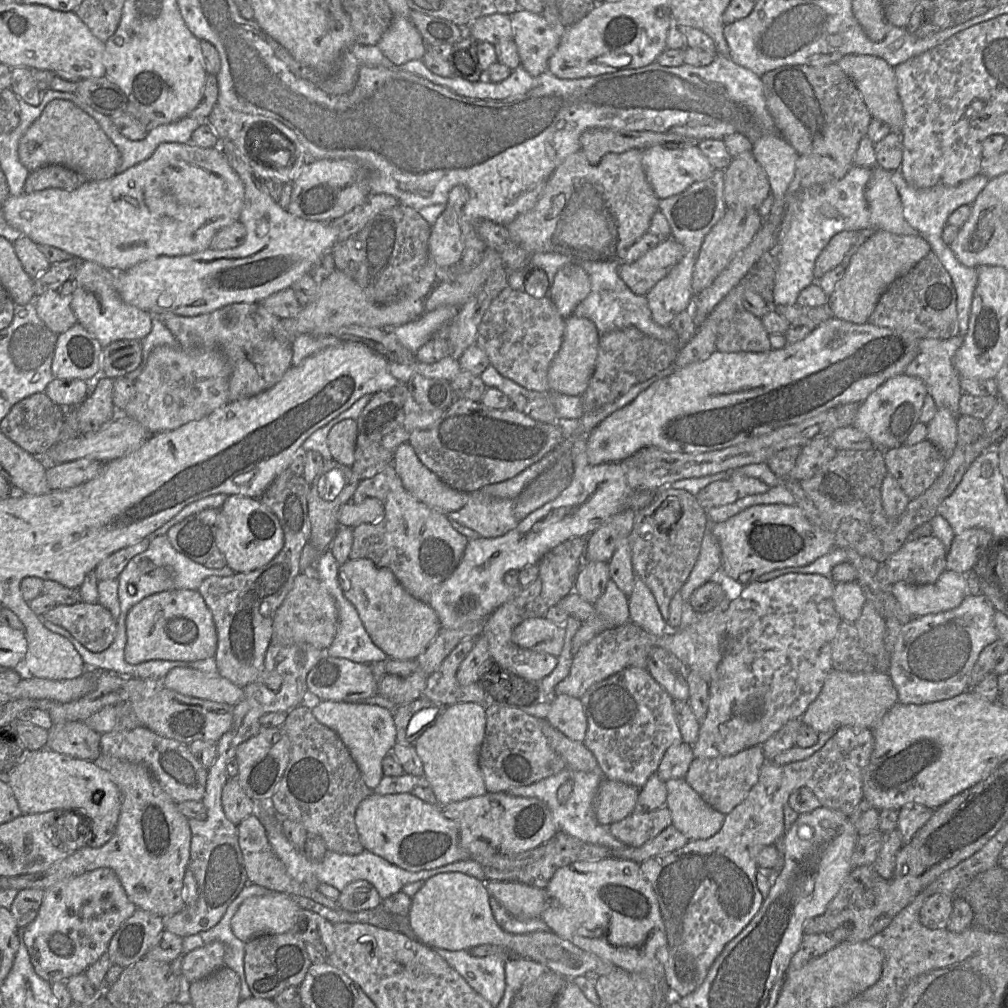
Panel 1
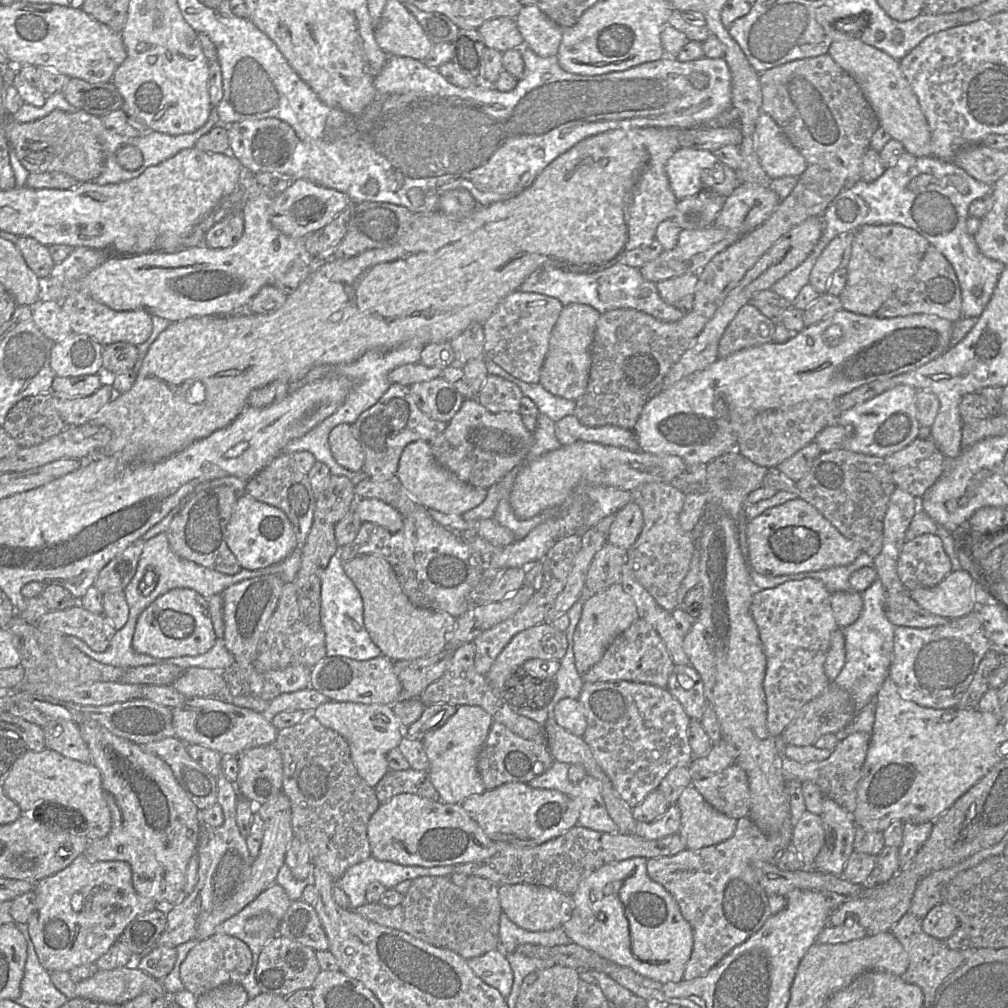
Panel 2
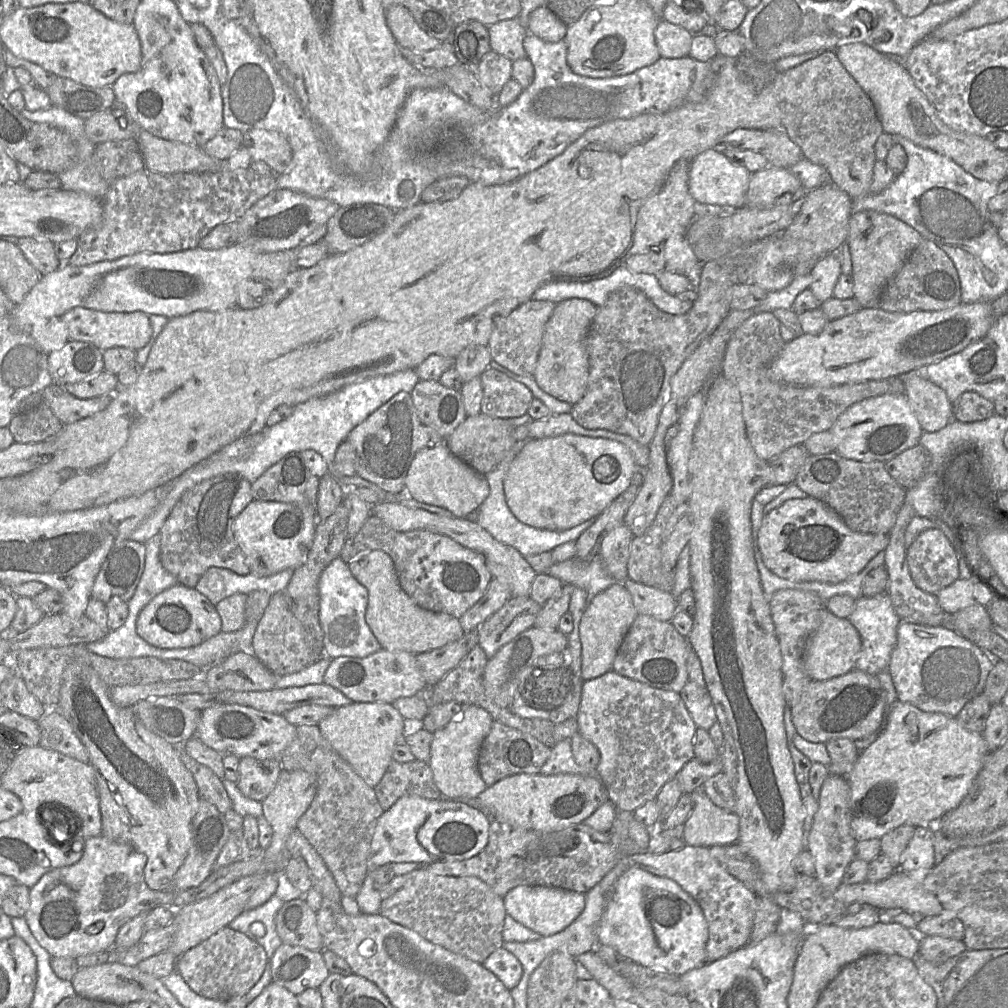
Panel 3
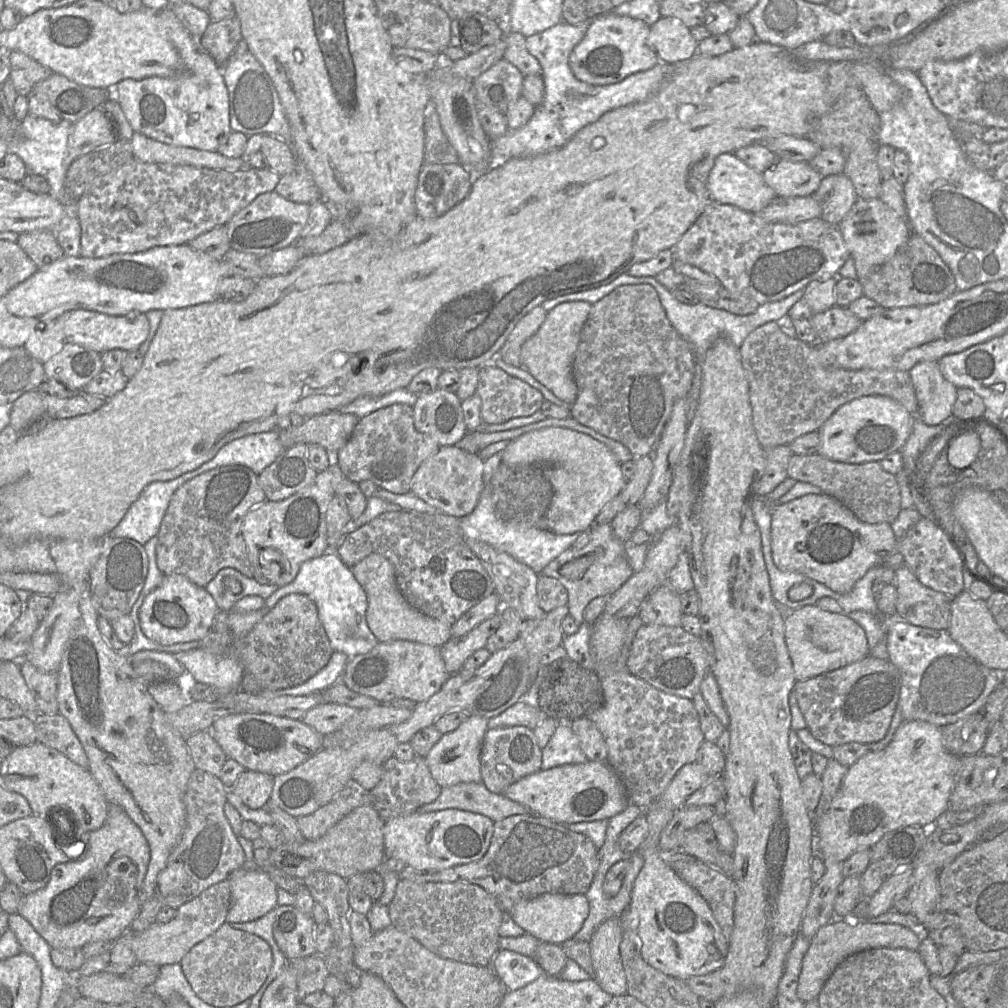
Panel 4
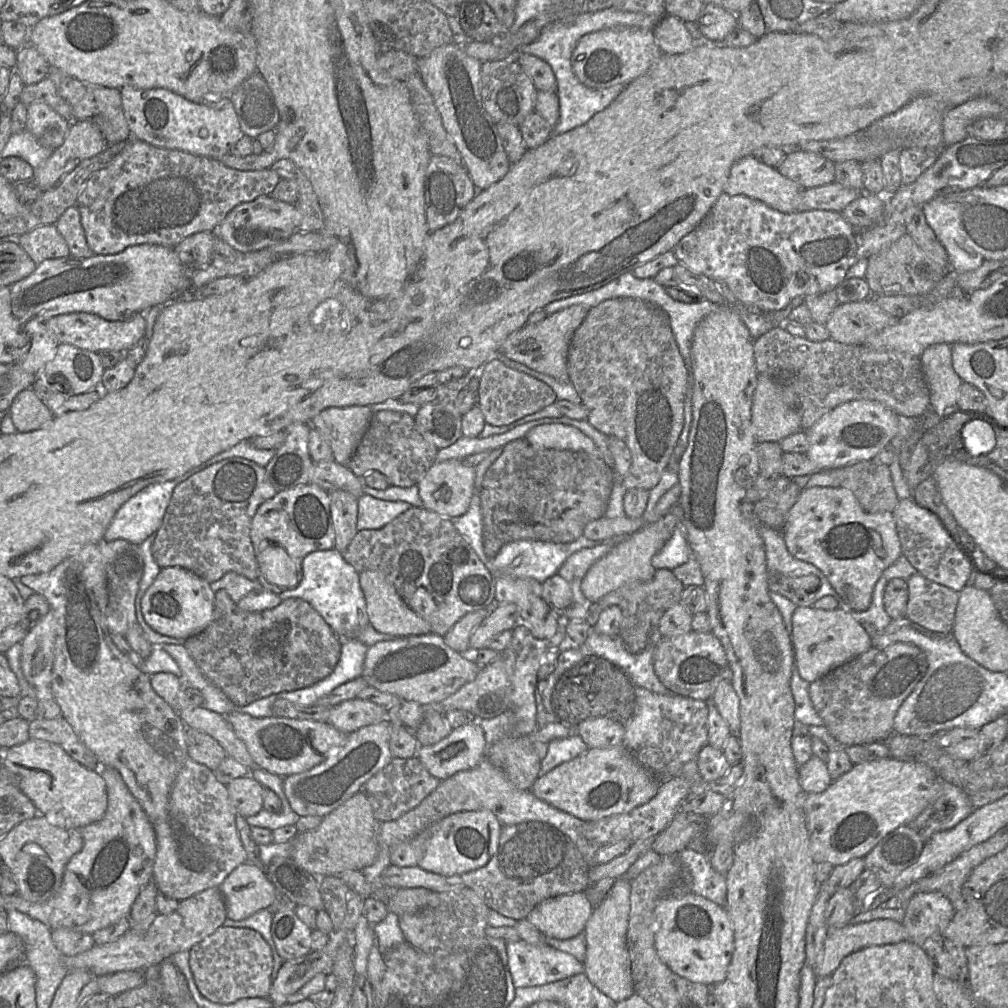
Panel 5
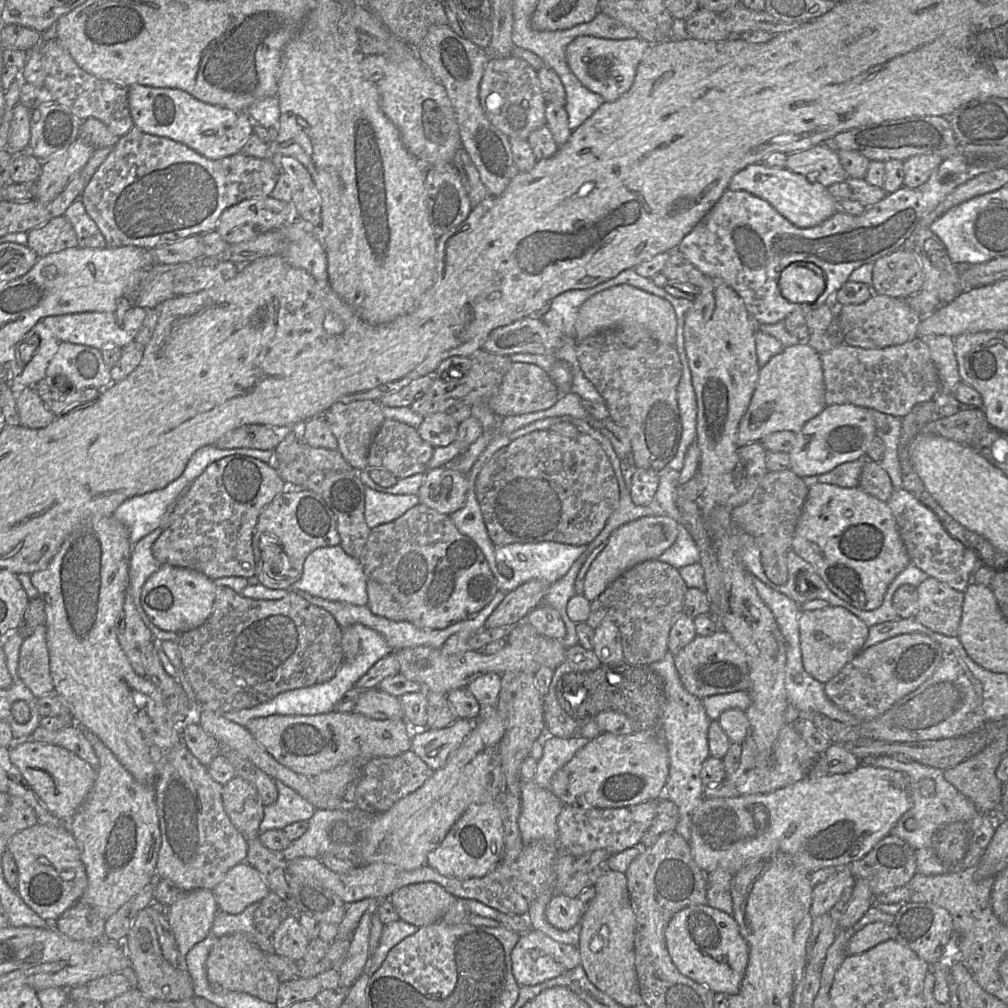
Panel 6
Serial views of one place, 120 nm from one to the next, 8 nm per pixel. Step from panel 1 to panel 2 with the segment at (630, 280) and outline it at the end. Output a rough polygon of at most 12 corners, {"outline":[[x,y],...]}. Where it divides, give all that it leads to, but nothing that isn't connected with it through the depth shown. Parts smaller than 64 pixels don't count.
{"outline":[[714,223],[681,230],[677,244],[639,268],[659,282],[698,273],[740,239]]}

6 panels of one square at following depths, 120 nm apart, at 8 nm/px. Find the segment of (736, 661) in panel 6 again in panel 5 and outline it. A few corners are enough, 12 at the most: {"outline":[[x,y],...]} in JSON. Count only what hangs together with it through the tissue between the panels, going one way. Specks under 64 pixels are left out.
{"outline":[[710,632],[660,638],[656,675],[670,693],[710,700],[731,678]]}

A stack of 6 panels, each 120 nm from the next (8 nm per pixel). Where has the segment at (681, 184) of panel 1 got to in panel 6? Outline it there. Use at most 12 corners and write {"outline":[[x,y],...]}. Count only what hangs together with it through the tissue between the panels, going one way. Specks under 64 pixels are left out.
{"outline":[[748,165],[728,189],[766,200],[801,228],[840,210],[827,187],[785,167]]}

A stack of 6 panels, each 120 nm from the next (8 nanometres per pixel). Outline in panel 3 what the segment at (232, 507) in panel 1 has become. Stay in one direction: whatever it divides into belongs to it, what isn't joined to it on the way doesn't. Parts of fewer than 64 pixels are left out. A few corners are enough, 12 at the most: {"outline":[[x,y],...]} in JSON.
{"outline":[[253,499],[233,522],[250,573],[303,564],[317,515]]}

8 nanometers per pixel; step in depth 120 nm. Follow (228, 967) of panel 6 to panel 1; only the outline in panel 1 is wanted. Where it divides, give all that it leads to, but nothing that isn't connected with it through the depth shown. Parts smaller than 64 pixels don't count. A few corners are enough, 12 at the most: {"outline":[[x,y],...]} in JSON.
{"outline":[[219,941],[189,952],[182,974],[189,983],[225,966],[226,947]]}

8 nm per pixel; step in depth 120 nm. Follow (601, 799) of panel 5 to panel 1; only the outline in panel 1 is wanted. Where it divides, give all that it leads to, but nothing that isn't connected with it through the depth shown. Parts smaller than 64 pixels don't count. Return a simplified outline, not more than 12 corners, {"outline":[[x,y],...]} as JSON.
{"outline":[[507,792],[441,805],[471,856],[525,852],[559,831]]}

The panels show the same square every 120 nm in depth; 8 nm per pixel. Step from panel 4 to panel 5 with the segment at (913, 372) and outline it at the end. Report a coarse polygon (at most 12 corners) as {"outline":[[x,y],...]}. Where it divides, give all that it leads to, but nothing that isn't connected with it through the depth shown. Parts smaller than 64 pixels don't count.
{"outline":[[952,345],[929,346],[920,356],[939,416],[956,407],[963,383]]}

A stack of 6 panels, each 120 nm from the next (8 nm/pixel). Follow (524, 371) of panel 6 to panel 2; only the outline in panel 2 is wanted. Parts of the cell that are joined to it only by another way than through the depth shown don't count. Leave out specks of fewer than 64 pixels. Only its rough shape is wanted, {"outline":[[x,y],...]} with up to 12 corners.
{"outline":[[487,374],[477,401],[492,413],[519,412],[523,392]]}

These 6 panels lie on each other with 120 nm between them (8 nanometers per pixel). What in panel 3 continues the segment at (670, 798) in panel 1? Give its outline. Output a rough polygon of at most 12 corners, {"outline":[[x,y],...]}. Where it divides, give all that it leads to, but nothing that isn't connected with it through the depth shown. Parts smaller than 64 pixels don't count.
{"outline":[[702,789],[683,825],[685,844],[738,842],[737,814],[714,805]]}

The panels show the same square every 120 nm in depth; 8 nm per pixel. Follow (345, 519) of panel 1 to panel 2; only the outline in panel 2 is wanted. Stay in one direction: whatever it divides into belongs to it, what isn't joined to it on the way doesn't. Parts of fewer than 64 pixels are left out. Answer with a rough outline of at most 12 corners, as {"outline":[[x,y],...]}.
{"outline":[[357,499],[352,509],[362,522],[392,533],[401,514],[379,499]]}

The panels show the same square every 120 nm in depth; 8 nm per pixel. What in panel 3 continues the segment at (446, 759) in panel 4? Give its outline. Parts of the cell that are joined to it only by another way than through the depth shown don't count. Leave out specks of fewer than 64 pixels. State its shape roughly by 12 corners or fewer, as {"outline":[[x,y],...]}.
{"outline":[[467,705],[433,733],[428,764],[441,798],[487,788],[480,746],[493,721]]}

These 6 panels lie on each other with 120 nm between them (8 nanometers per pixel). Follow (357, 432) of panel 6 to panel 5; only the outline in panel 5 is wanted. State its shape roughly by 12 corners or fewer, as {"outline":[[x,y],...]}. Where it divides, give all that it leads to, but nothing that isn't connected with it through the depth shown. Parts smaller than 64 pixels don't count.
{"outline":[[330,407],[310,422],[347,466],[375,413]]}

